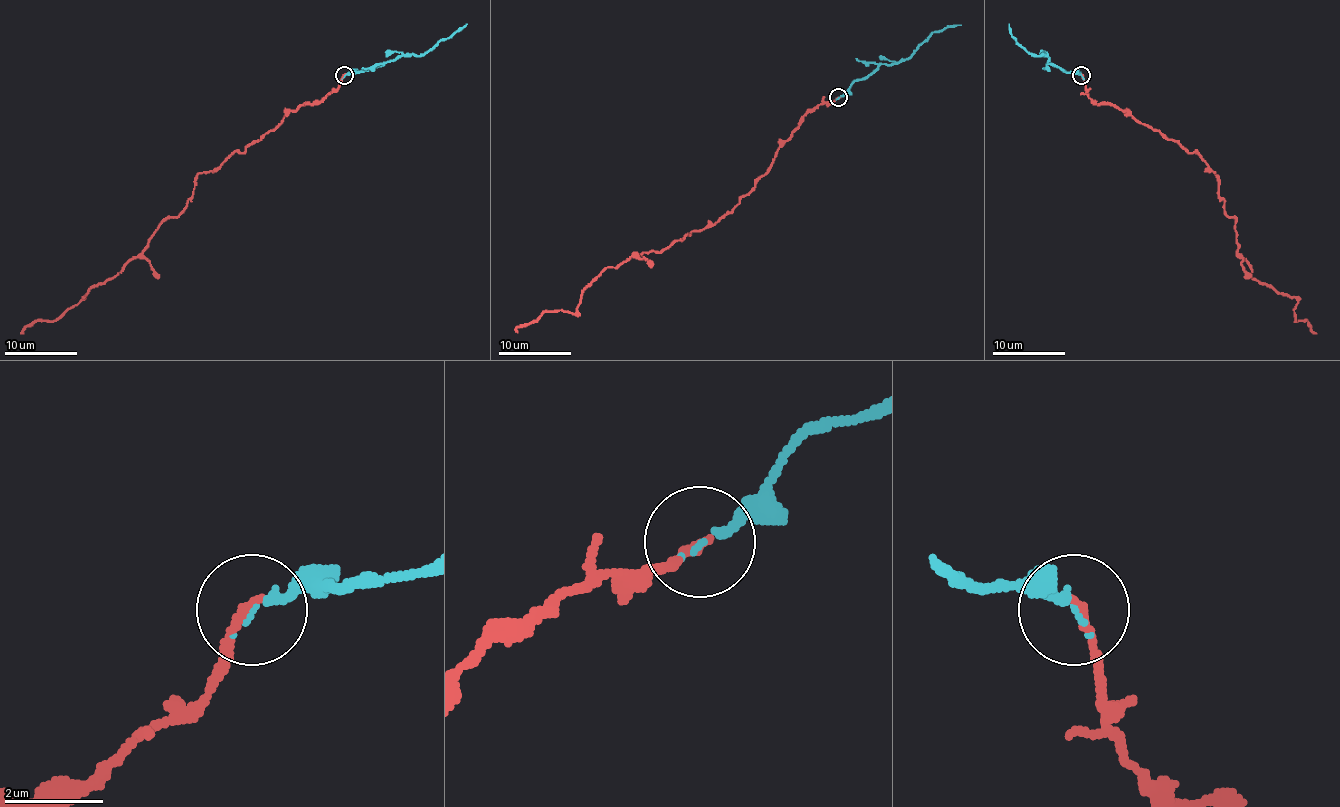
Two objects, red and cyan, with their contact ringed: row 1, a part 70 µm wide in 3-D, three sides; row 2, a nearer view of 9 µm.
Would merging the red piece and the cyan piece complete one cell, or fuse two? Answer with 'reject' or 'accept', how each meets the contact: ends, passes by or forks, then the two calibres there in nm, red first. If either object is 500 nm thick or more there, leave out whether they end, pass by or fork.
accept | red ends | cyan ends | 200/160 nm

